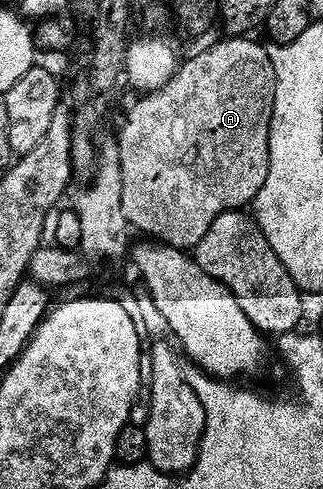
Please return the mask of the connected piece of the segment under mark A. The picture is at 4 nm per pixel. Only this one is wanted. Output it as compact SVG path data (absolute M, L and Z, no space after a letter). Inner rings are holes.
M230 36L227 42L218 42L211 50L198 54L179 65L178 70L172 75L159 90L151 90L130 110L122 131L116 135L118 151L120 152L120 168L124 182L124 216L130 222L135 231L143 230L151 239L159 243L175 246L178 250L193 251L195 246L204 240L208 228L219 216L227 210L241 211L253 203L254 198L264 188L264 180L268 180L270 171L270 129L272 128L272 116L274 115L274 101L276 100L276 72L272 68L269 49L258 42L250 42L246 36Z

